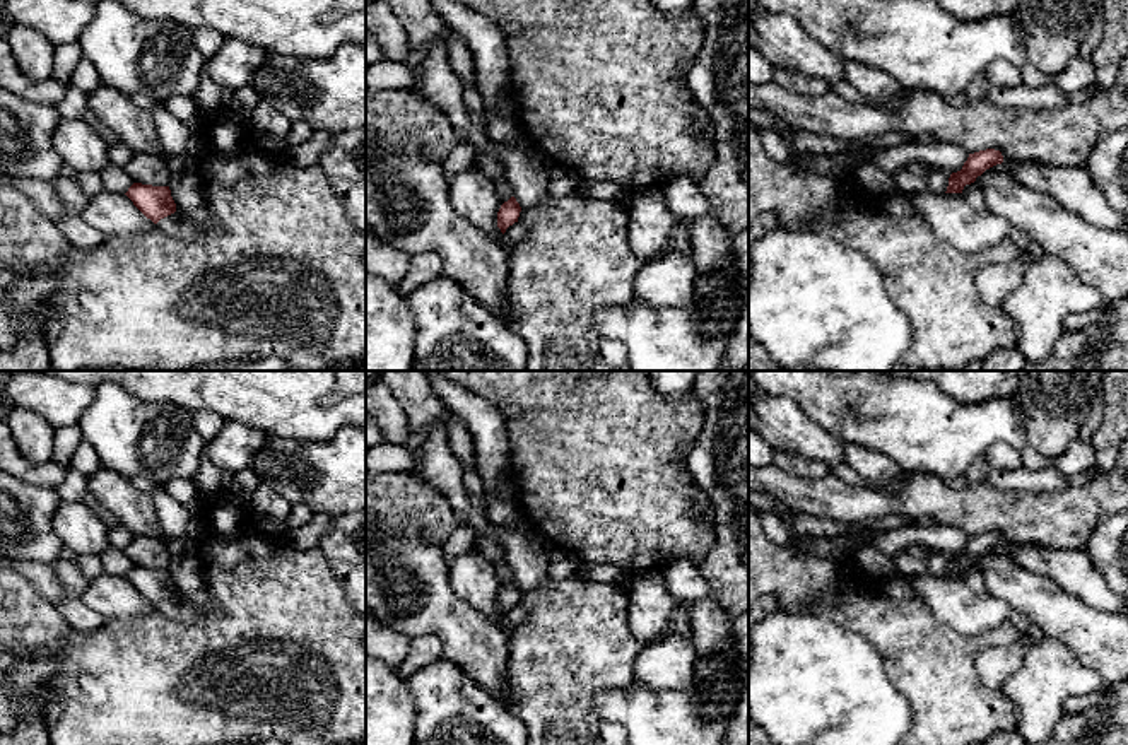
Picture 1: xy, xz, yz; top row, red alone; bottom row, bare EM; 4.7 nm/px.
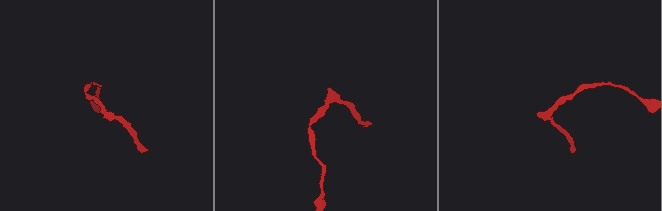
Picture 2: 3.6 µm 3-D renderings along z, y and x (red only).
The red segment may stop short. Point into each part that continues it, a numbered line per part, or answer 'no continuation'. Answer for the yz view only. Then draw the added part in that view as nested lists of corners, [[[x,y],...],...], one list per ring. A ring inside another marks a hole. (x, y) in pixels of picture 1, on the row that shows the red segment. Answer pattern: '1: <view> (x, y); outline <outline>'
no continuation

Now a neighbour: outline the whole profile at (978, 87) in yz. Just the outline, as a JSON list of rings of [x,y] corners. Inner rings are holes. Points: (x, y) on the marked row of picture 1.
[[[986,72],[979,73],[966,89],[964,96],[966,99],[981,99],[986,97],[990,89]]]

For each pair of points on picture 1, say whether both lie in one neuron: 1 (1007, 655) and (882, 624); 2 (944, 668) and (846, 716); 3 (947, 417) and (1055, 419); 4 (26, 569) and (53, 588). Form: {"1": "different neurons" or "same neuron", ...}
{"1": "different neurons", "2": "different neurons", "3": "different neurons", "4": "same neuron"}

